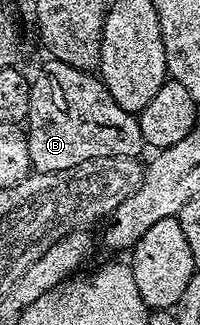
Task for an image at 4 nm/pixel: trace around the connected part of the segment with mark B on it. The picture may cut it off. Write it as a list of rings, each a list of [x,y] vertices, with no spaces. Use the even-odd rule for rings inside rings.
[[[48,59],[46,63],[47,65],[36,74],[35,80],[33,76],[30,81],[31,97],[25,121],[29,158],[34,171],[69,170],[69,166],[77,166],[81,162],[89,162],[93,158],[142,157],[145,145],[138,115],[121,110],[121,106],[117,106],[117,102],[113,102],[109,90],[103,85],[98,75],[83,72],[60,60]]]

